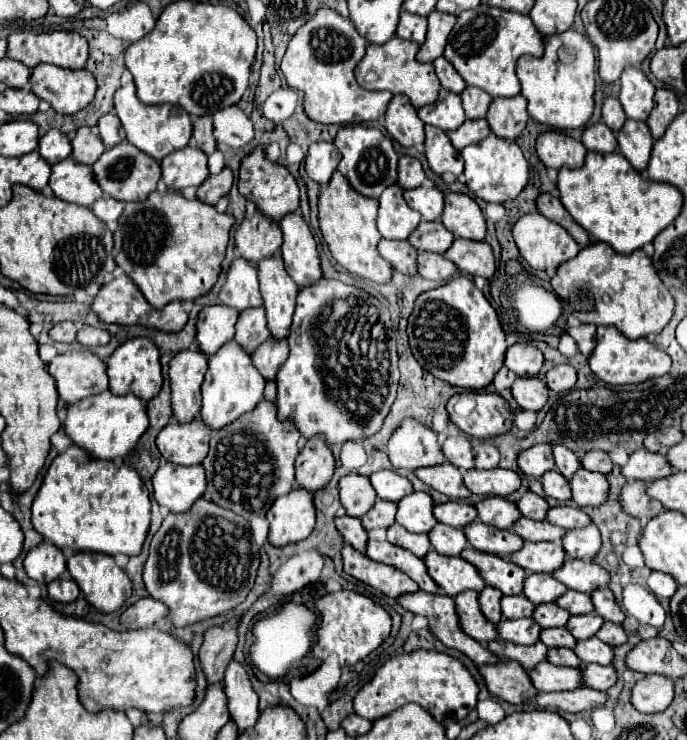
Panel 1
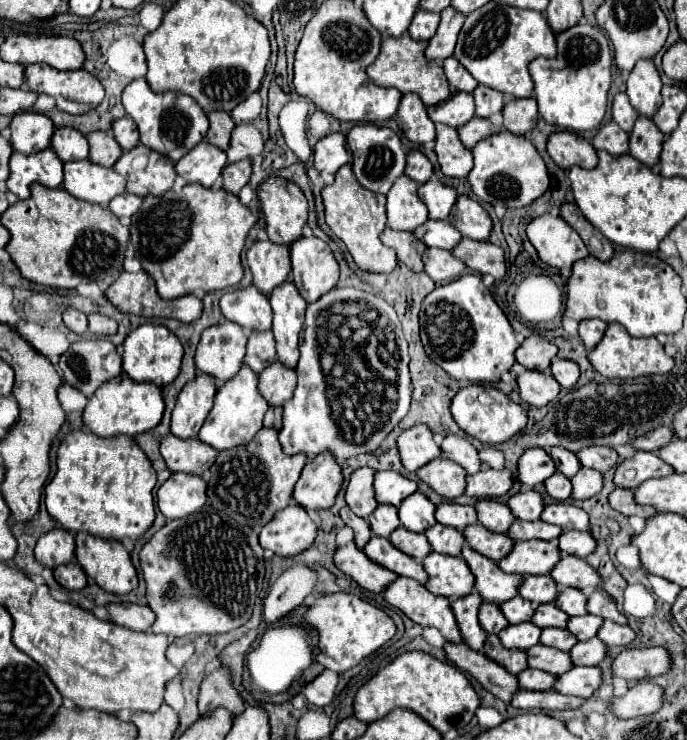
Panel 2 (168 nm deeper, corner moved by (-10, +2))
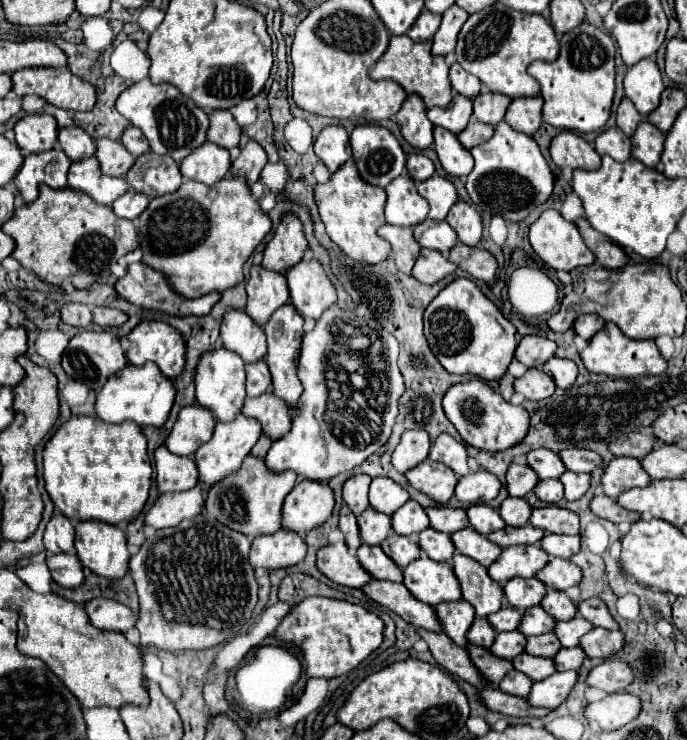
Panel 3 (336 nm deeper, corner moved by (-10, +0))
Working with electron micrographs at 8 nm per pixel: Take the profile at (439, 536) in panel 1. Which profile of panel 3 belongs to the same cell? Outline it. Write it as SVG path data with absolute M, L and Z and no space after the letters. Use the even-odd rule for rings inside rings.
M426 528L424 532L418 534L418 546L422 552L428 554L428 558L436 560L436 562L450 562L452 554L454 554L454 544L450 540L448 534L444 532L436 532L432 528Z

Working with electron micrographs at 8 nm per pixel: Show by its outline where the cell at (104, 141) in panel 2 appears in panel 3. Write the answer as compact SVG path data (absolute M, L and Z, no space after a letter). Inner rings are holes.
M108 138L96 140L96 158L100 162L100 170L116 178L126 176L126 172L136 162L136 156L132 156L120 140L108 140Z

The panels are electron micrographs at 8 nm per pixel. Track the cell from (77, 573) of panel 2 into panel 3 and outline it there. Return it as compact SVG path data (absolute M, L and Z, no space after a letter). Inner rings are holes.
M54 554L46 558L52 580L64 588L76 588L84 582L84 566L76 554Z

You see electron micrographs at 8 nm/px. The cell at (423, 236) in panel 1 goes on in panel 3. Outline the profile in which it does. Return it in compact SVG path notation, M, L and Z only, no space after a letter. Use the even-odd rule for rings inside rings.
M446 220L418 224L414 228L414 238L420 246L438 250L442 254L448 254L448 250L456 244L456 232L448 226Z

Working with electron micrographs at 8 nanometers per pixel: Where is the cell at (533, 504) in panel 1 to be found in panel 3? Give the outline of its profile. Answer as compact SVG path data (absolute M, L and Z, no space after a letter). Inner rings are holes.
M506 498L498 510L498 514L506 522L506 526L514 526L514 528L526 526L530 512L532 512L532 508L528 506L528 502L524 498Z

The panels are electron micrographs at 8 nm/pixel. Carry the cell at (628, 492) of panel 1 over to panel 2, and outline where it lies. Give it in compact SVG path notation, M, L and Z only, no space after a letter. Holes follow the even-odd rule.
M616 488L612 494L610 494L610 506L614 510L618 510L620 514L624 516L644 516L644 518L650 518L654 516L658 510L656 508L650 508L650 506L642 506L642 504L636 504L634 500L634 490L622 490L622 488Z

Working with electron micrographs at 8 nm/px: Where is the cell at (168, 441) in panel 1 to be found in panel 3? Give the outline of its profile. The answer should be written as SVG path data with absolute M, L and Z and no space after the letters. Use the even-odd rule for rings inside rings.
M160 446L156 452L156 484L158 484L158 494L164 492L184 492L196 486L196 464L190 456L178 456L168 452L164 446Z

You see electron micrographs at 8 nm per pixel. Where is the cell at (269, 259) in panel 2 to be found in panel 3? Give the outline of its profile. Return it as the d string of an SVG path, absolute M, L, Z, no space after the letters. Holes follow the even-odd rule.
M252 266L246 294L246 314L256 322L256 326L264 326L264 322L268 322L268 318L288 302L286 278L284 274L264 270L262 266Z

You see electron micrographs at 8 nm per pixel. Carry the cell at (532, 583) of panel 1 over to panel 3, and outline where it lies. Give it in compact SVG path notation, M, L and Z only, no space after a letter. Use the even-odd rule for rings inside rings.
M512 578L506 582L506 588L502 586L502 590L506 590L506 600L512 608L516 608L518 612L524 612L536 604L540 604L540 598L544 598L546 594L546 586L538 580L538 578Z

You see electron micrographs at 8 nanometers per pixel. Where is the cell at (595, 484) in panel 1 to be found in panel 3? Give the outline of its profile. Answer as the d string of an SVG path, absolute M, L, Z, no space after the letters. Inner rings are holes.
M566 470L562 474L560 482L564 484L564 498L566 500L578 500L590 488L590 474L576 474L576 472Z

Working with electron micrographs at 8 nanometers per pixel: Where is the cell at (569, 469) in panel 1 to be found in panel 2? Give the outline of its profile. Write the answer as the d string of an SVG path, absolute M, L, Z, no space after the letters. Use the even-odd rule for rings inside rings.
M550 448L548 454L554 458L554 464L556 464L556 470L566 474L568 478L576 476L576 472L580 470L580 462L576 460L576 454L566 450L566 448Z

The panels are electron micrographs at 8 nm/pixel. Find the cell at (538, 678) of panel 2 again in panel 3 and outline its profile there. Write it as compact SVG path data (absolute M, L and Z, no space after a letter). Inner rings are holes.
M510 670L504 680L500 682L500 690L504 690L506 694L516 694L516 696L522 696L528 694L532 688L532 680L528 680L524 674L520 674L518 670Z

